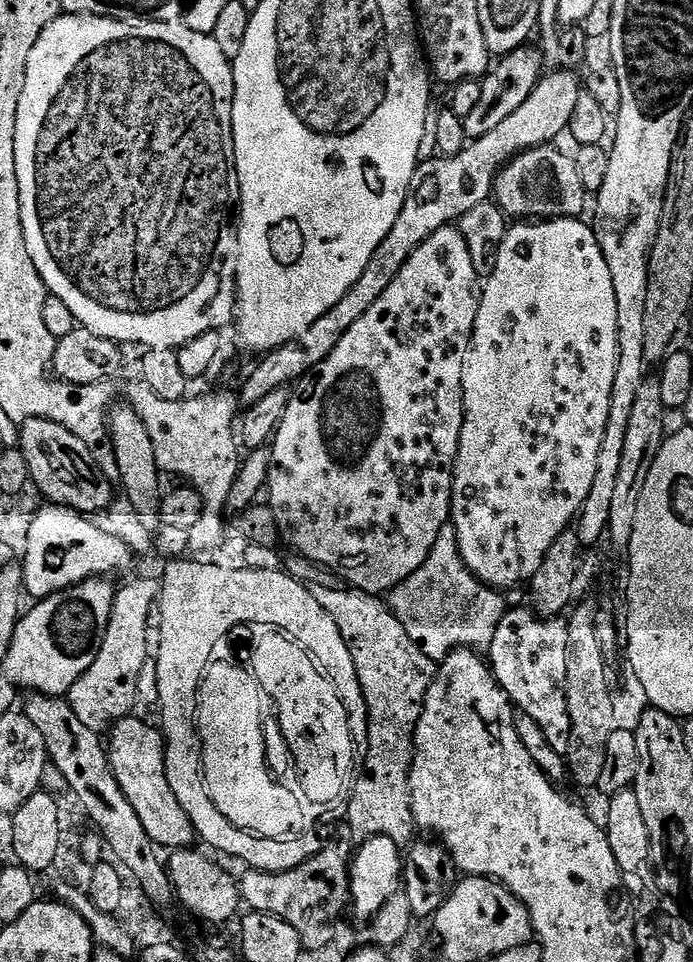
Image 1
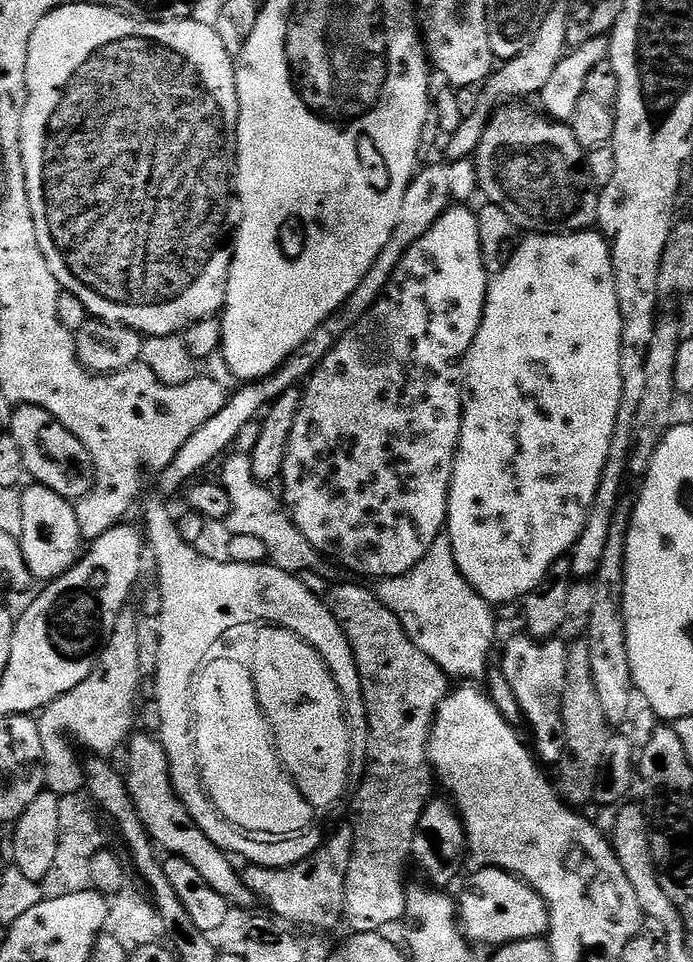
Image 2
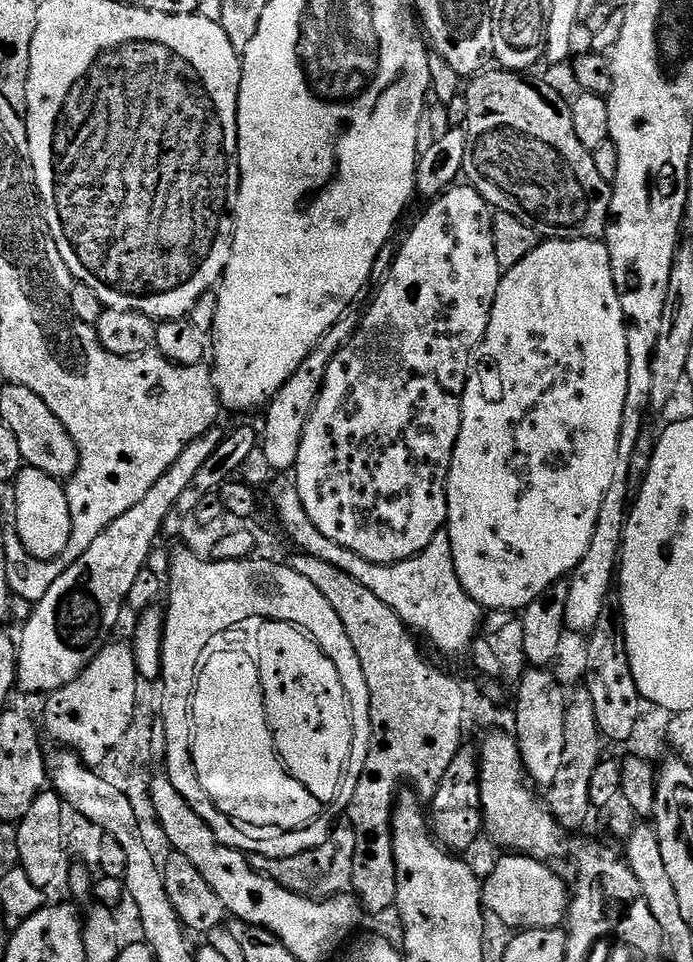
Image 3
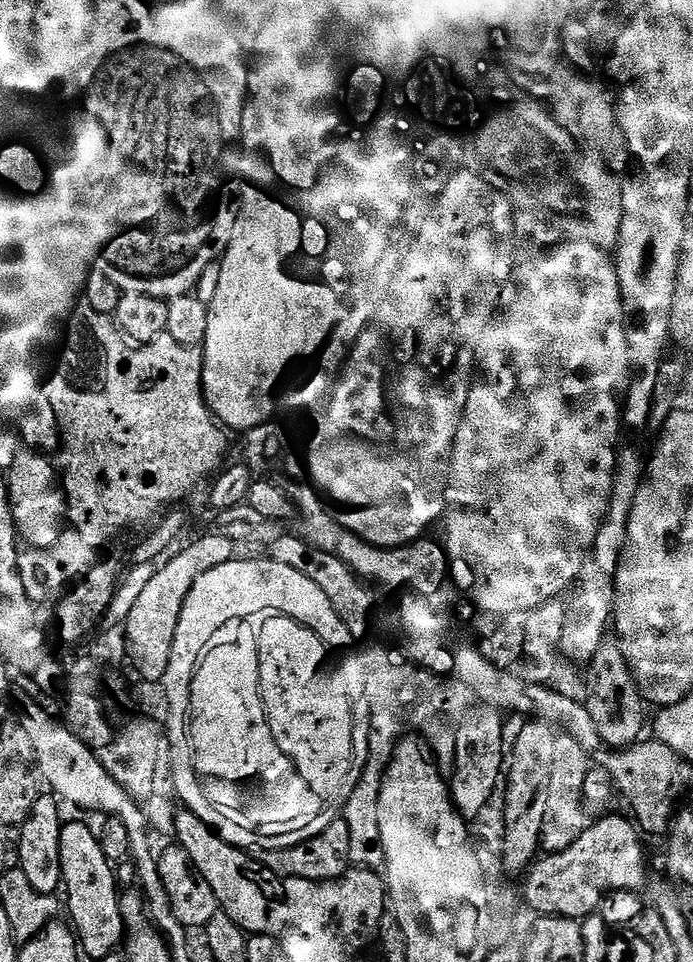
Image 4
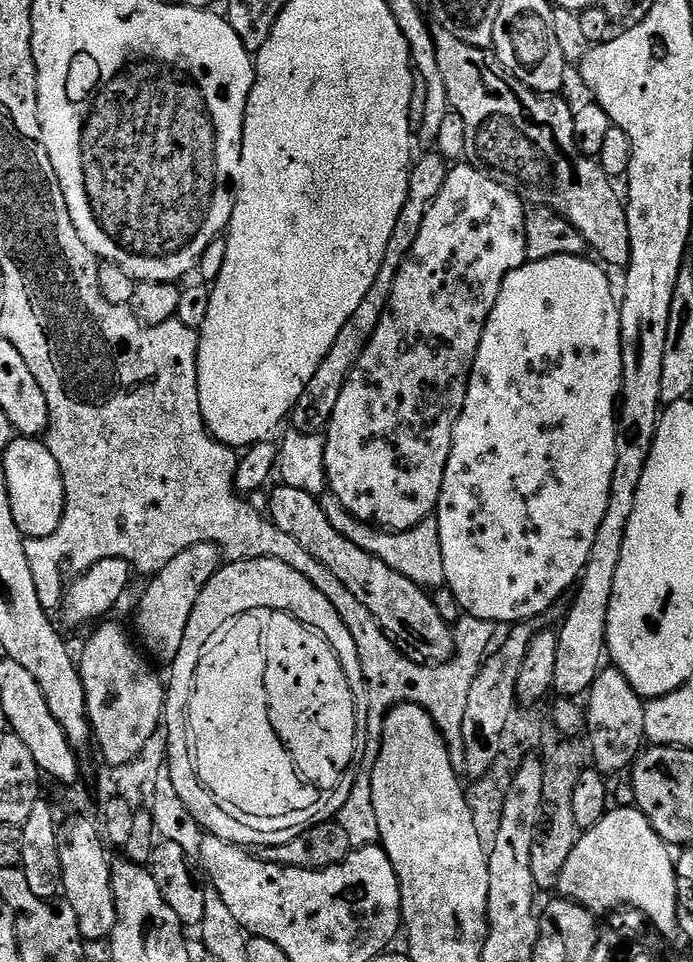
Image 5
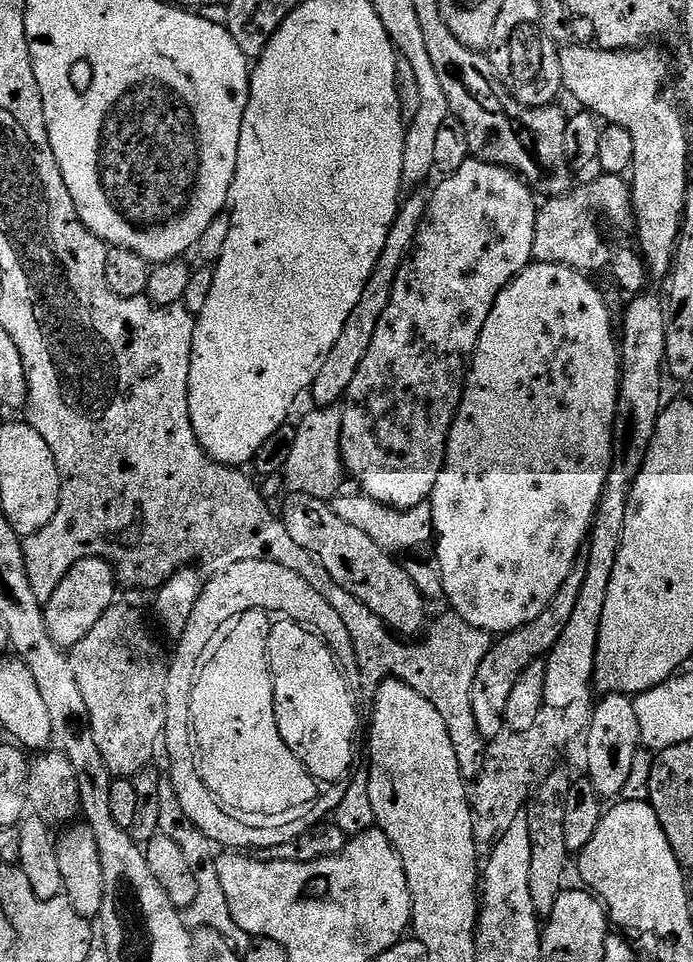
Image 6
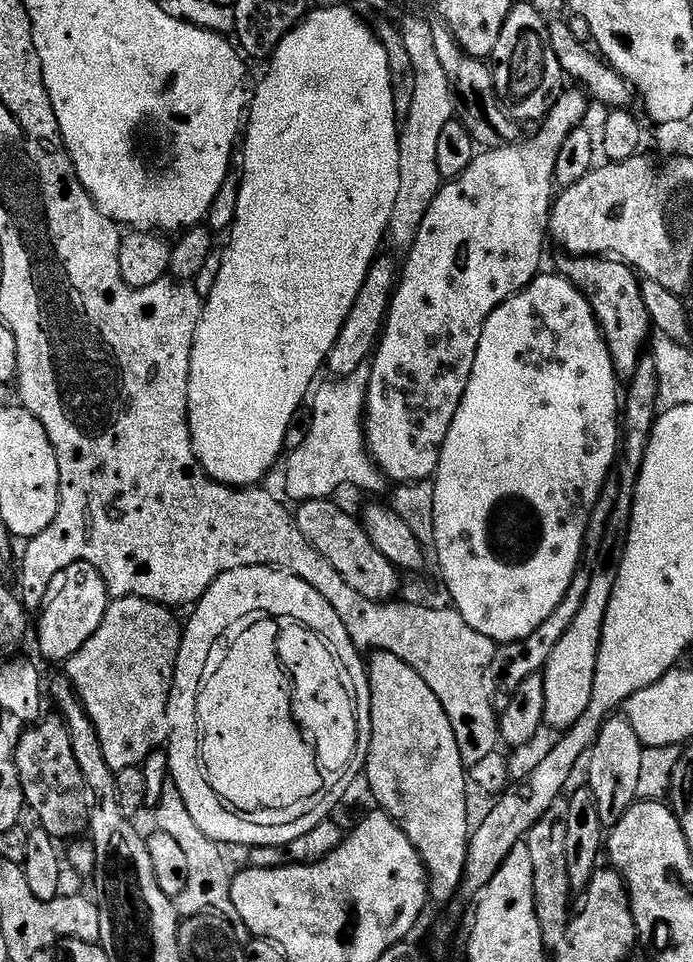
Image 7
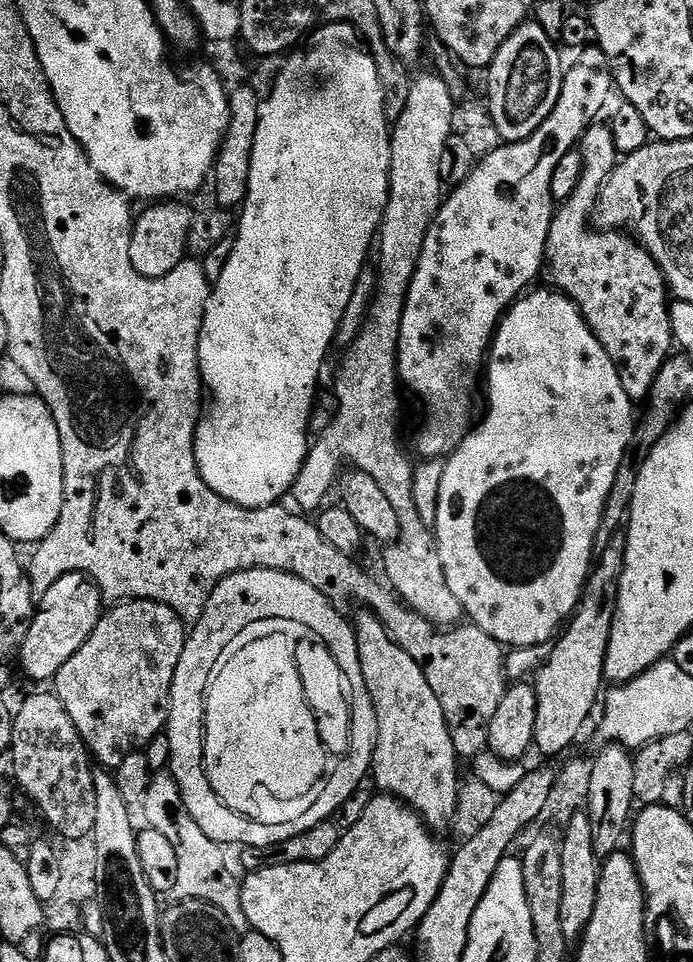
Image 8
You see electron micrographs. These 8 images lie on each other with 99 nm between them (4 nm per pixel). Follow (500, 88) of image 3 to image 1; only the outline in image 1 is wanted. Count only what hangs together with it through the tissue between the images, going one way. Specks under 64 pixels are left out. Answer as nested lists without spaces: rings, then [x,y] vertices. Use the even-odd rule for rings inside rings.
[[[555,147],[529,148],[519,156],[513,156],[496,177],[495,203],[500,205],[505,216],[520,222],[543,222],[580,218],[585,214],[586,193],[582,178],[578,178],[575,159],[555,152]]]

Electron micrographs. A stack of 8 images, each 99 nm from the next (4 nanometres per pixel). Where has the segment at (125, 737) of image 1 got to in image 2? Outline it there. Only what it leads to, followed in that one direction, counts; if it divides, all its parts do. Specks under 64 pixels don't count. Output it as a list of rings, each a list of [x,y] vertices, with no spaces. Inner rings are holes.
[[[133,735],[128,752],[128,772],[126,783],[132,796],[134,806],[146,826],[148,835],[152,837],[157,849],[163,850],[168,856],[181,856],[218,890],[228,901],[236,906],[244,906],[250,897],[250,890],[244,885],[241,873],[231,864],[229,853],[216,847],[214,841],[194,822],[188,808],[180,800],[176,788],[172,784],[172,771],[168,765],[168,754],[163,744],[155,735]]]

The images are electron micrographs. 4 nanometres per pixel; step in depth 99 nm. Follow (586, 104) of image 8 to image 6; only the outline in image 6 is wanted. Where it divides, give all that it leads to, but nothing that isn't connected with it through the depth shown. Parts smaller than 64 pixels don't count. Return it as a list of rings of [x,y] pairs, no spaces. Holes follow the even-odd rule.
[[[471,158],[456,172],[445,175],[444,181],[432,192],[432,201],[428,204],[428,213],[420,224],[420,233],[416,236],[416,249],[412,257],[400,268],[396,281],[392,284],[392,293],[388,296],[388,305],[372,332],[372,341],[364,352],[362,362],[358,366],[358,374],[354,374],[354,382],[350,382],[346,405],[342,415],[344,430],[340,436],[340,449],[344,454],[344,465],[349,477],[360,483],[359,491],[378,502],[388,504],[391,508],[413,508],[425,503],[431,497],[434,486],[438,482],[438,474],[442,474],[442,466],[448,449],[448,435],[452,423],[456,420],[456,412],[464,397],[464,385],[468,378],[470,358],[475,354],[482,334],[482,326],[486,326],[486,318],[490,318],[490,310],[498,298],[498,294],[506,285],[511,284],[514,277],[520,275],[529,264],[533,263],[534,228],[538,200],[533,189],[511,168],[501,168],[498,164],[487,164],[485,160]]]

